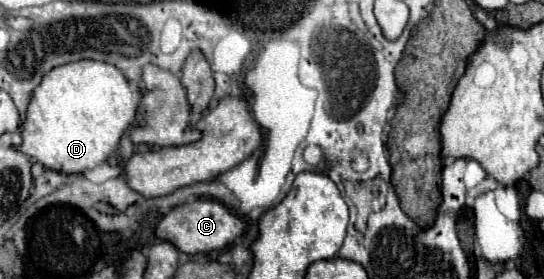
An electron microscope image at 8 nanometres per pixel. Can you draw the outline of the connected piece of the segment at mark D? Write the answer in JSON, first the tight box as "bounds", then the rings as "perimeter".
{"bounds":[18,59,142,173],"perimeter":[[[80,59],[72,63],[64,63],[48,71],[40,85],[32,91],[32,99],[26,111],[26,119],[22,123],[22,145],[18,147],[22,153],[30,155],[46,169],[60,171],[60,173],[84,173],[100,163],[104,163],[120,145],[120,139],[126,131],[138,125],[138,107],[142,101],[140,91],[130,89],[130,81],[124,73],[106,61],[94,59]]]}

